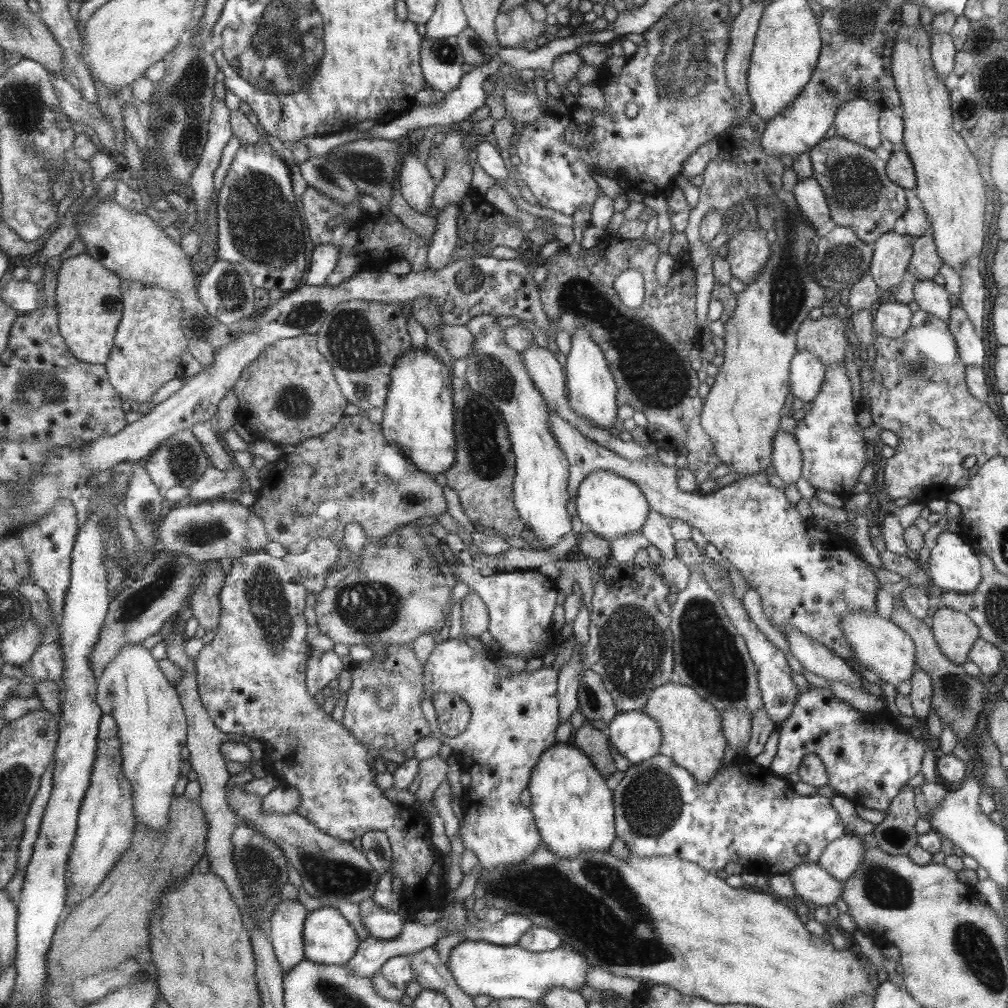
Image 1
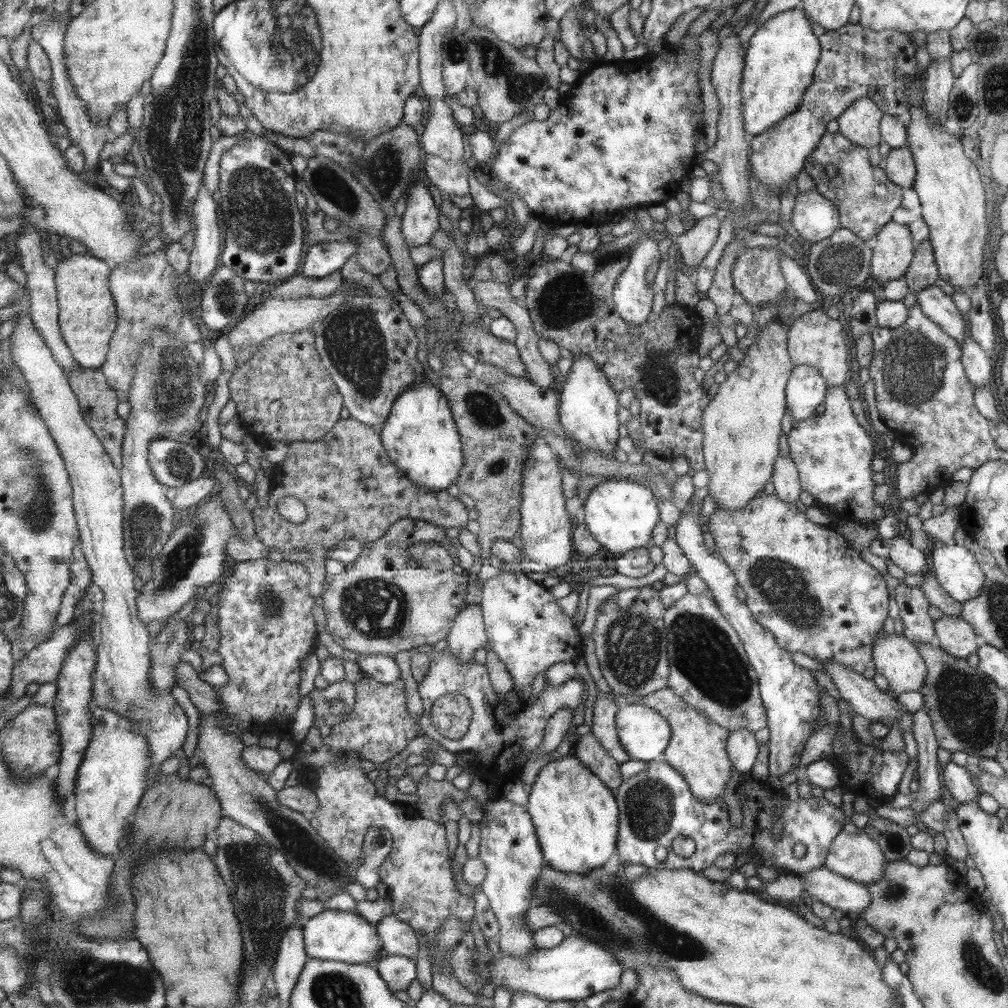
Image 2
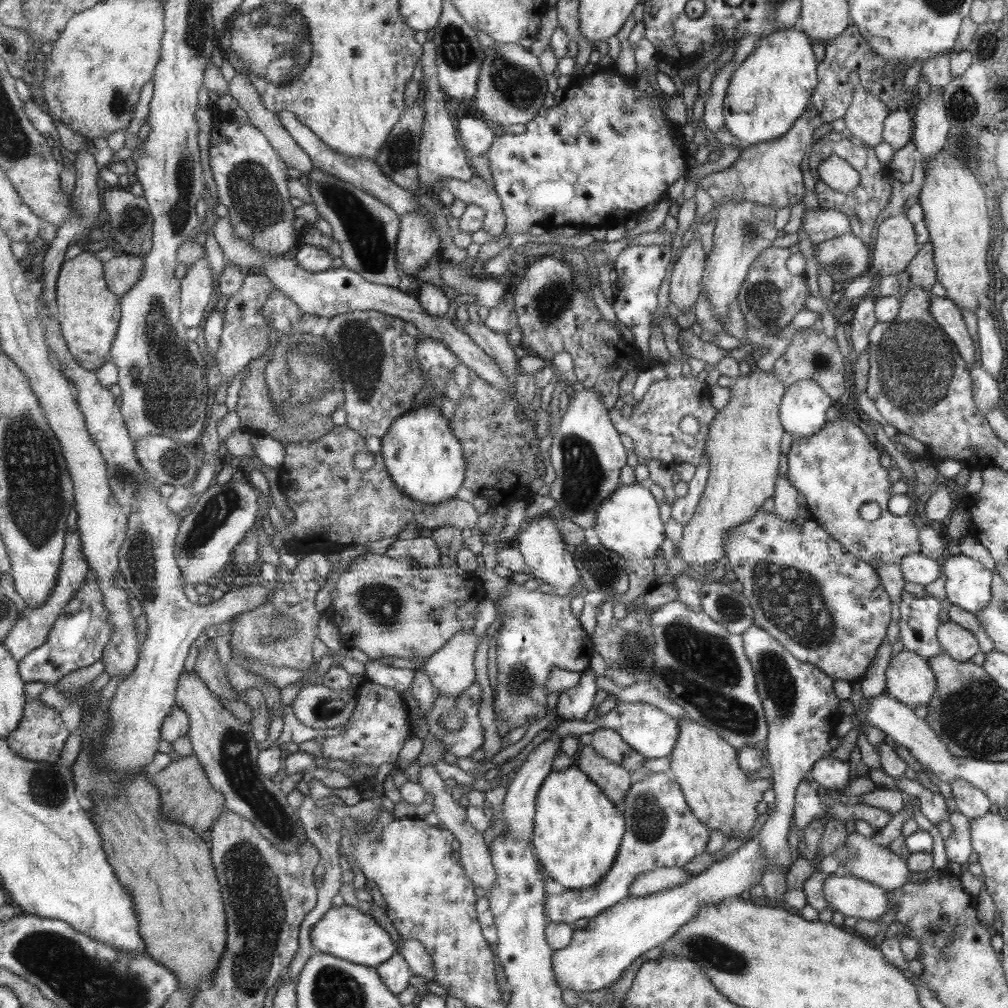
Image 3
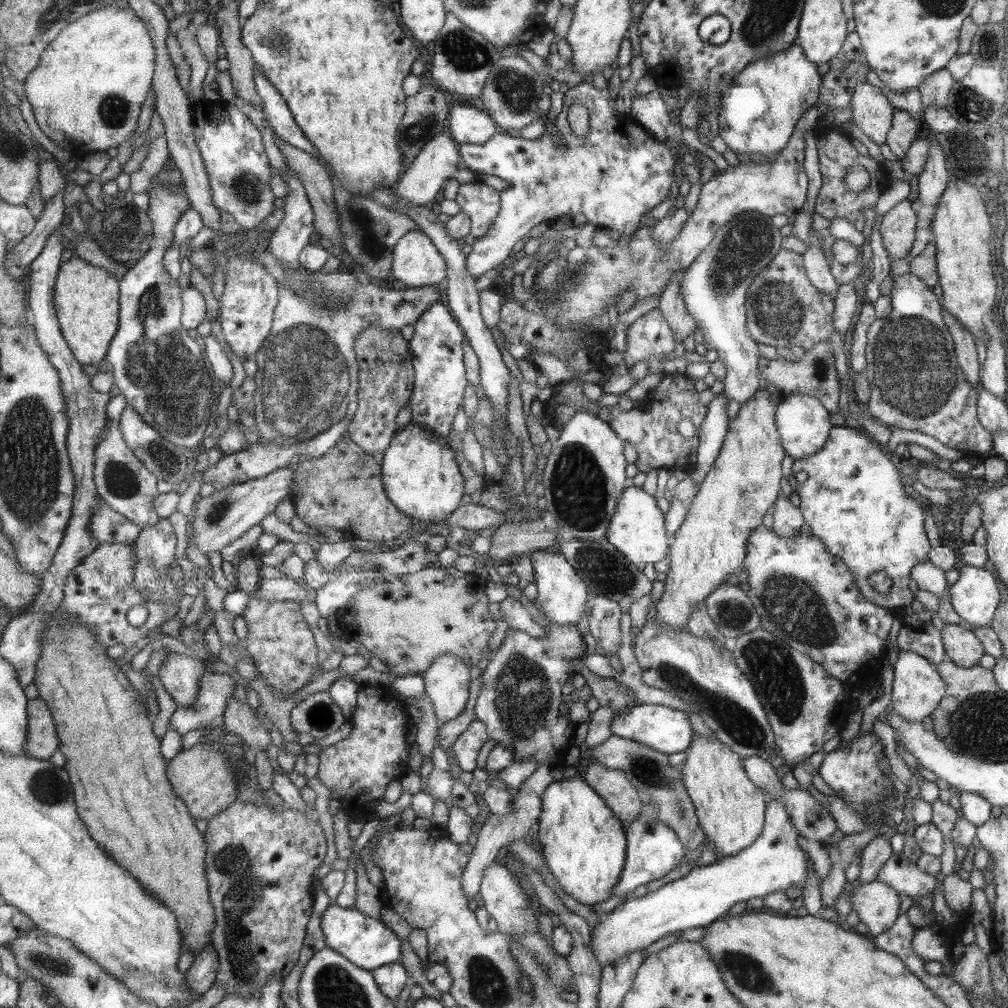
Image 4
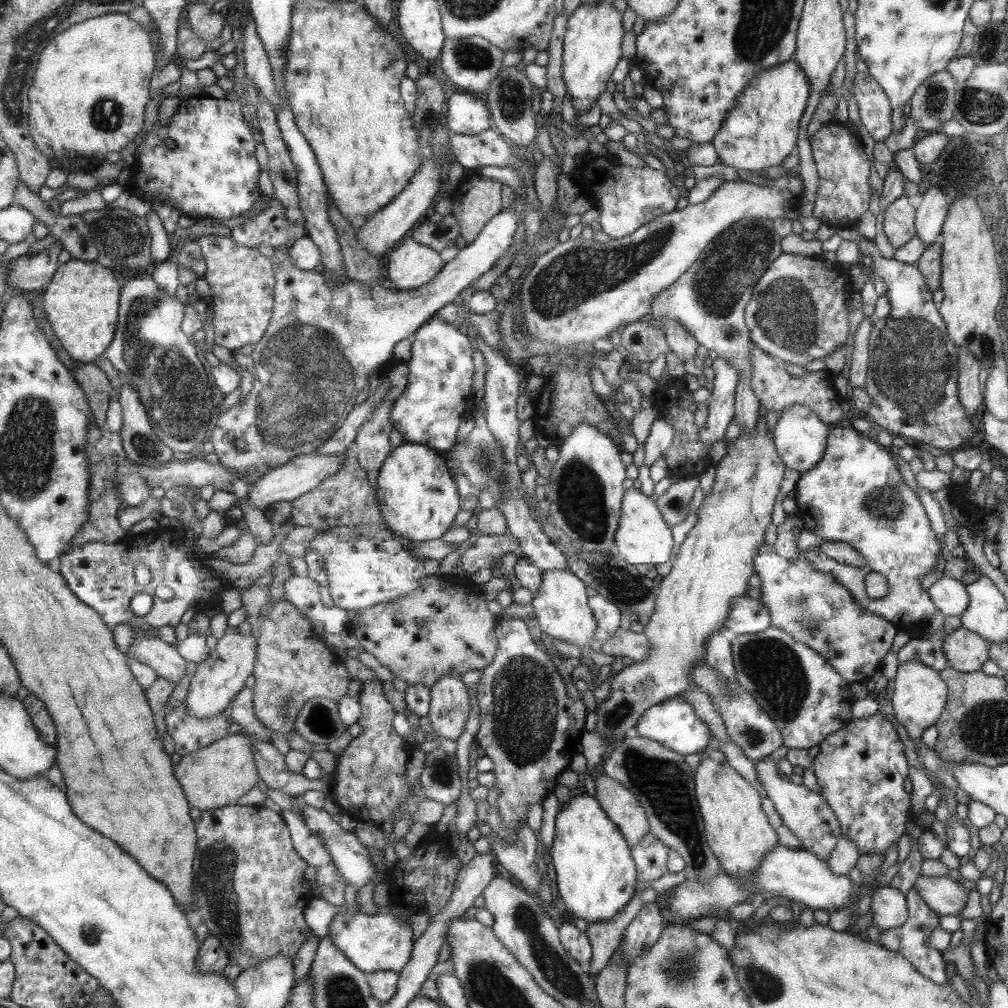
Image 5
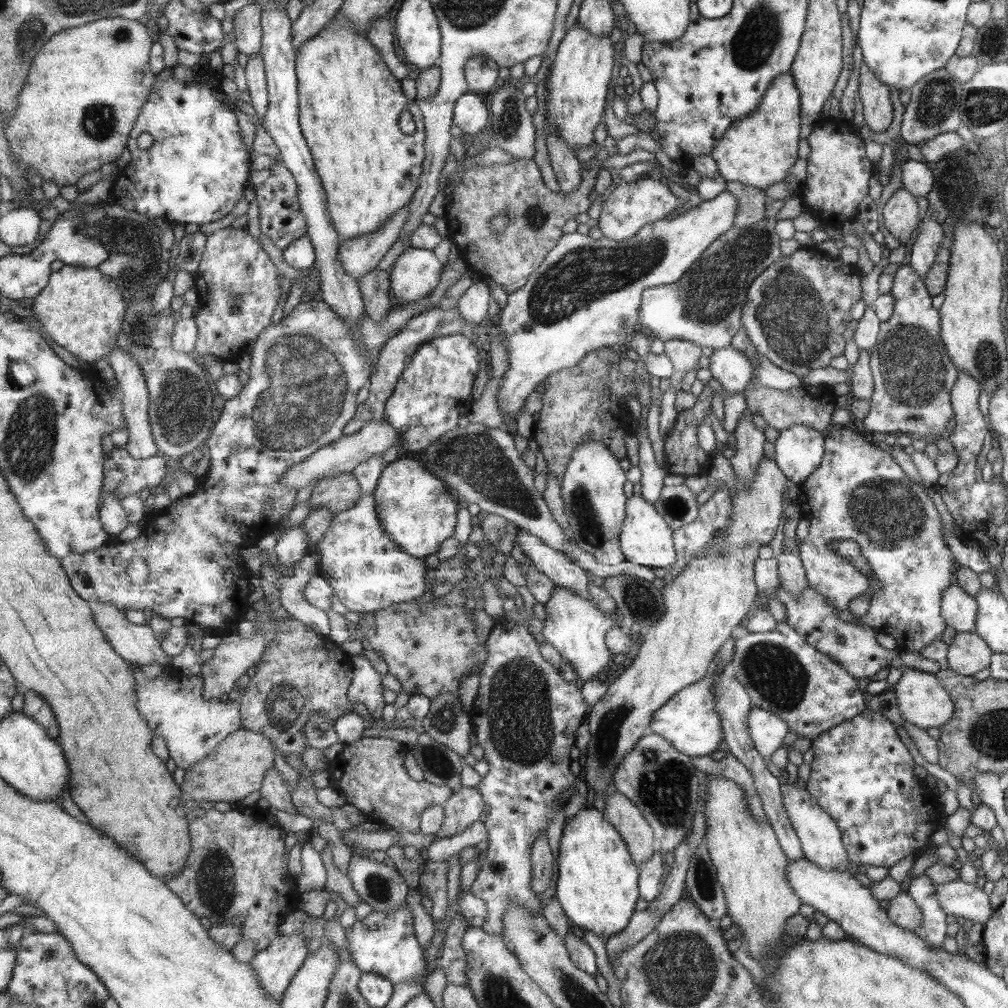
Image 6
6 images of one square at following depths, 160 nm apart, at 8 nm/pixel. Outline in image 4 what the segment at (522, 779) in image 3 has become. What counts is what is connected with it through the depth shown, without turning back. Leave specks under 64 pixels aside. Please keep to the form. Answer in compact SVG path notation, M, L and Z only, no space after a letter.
M518 787L510 800L510 809L504 815L491 815L486 818L482 827L478 829L477 842L472 848L466 868L463 869L462 891L464 895L472 896L472 898L477 896L479 884L483 880L483 872L494 862L498 849L511 845L517 839L523 839L523 836L529 832L531 824L538 819L540 812L540 796L524 787Z

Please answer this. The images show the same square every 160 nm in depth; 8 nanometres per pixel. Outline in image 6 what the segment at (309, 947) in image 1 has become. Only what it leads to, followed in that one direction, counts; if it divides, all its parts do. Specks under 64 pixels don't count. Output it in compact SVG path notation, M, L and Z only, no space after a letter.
M408 906L395 912L372 911L365 920L358 920L346 929L345 934L352 960L364 973L377 974L391 984L424 984L429 970L425 969L423 950L415 938L413 916Z

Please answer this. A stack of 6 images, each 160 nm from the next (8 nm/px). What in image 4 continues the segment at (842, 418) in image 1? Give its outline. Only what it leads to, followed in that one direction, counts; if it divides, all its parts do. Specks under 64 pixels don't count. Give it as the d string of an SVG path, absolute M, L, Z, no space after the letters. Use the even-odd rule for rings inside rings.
M846 426L832 427L822 449L813 456L794 460L787 477L792 492L798 494L801 501L798 510L804 524L809 525L811 532L822 540L832 555L839 557L848 566L867 601L895 612L900 608L908 611L913 597L907 589L909 571L918 562L927 561L927 552L930 552L929 542L923 532L921 506L913 498L905 496L899 478L895 466L887 456L879 452L873 442L869 442L857 430ZM876 572L883 572L891 580L891 586L886 593L879 594L868 583L869 576Z

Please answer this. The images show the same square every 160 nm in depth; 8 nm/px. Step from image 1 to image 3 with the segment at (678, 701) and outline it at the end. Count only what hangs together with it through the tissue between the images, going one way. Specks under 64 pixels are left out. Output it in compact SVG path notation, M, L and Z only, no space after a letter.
M685 716L677 720L678 723L678 738L675 739L675 744L673 750L670 752L669 757L669 768L668 772L671 774L675 782L679 784L682 792L685 796L685 801L688 804L690 811L702 822L706 824L708 830L721 830L723 834L725 834L725 840L730 837L740 837L742 840L745 840L744 836L748 833L749 829L755 824L755 818L757 813L755 812L755 806L757 802L761 800L761 792L763 790L767 790L769 788L769 780L765 779L765 788L757 788L759 784L763 784L763 782L759 782L759 779L754 781L749 781L745 775L745 773L738 767L738 760L735 760L735 750L731 744L727 742L722 736L719 736L719 733L716 733L713 729L707 728L707 725L699 724L697 721L692 721L689 717Z

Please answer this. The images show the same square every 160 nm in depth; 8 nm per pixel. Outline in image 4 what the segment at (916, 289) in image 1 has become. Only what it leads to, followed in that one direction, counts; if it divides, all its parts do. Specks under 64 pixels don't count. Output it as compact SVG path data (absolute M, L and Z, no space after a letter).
M943 311L943 320L946 321L946 328L955 341L955 352L958 354L959 366L971 388L979 389L979 362L973 346L971 333L961 324L950 312Z

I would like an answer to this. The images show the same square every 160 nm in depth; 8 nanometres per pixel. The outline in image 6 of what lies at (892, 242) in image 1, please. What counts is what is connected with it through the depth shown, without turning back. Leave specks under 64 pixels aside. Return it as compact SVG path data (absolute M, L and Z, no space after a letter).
M904 188L897 189L879 210L884 227L900 245L911 240L919 222L919 208L911 193L907 194Z

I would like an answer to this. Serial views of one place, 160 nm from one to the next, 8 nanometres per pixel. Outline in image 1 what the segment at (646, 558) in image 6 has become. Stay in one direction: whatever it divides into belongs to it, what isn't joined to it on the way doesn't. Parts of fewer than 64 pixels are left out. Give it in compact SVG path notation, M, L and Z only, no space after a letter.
M599 469L591 472L579 483L575 495L576 516L584 529L609 542L619 538L622 534L641 531L643 522L647 520L649 509L650 506L647 505L642 489L634 481L619 476L611 469Z

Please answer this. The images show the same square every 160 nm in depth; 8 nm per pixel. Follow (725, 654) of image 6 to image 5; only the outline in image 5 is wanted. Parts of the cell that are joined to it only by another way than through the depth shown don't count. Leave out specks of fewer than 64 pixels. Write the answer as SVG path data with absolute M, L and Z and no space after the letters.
M677 696L646 708L630 734L654 740L683 757L699 754L707 746L708 738L711 735L705 723L693 713L691 705Z

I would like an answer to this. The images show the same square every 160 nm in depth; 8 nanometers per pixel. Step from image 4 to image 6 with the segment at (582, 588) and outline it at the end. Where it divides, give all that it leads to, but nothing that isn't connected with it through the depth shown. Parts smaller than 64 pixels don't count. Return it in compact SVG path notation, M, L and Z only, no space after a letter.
M554 585L552 595L544 604L545 619L542 635L545 642L559 653L561 659L571 665L576 675L584 681L597 674L609 660L610 650L606 648L605 634L615 622L607 617L589 600L580 597L571 589Z

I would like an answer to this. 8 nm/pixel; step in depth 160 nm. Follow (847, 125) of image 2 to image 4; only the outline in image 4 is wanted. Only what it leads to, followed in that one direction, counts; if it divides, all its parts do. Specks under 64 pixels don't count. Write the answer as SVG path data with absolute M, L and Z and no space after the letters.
M867 83L858 84L850 98L852 123L873 144L886 142L885 133L891 126L894 109L878 87Z

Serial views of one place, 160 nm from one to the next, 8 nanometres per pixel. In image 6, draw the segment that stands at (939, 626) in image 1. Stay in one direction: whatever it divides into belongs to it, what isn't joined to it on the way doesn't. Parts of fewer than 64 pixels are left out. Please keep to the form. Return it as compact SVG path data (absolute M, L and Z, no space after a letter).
M975 632L956 633L948 645L946 662L957 674L971 676L990 664L990 645Z

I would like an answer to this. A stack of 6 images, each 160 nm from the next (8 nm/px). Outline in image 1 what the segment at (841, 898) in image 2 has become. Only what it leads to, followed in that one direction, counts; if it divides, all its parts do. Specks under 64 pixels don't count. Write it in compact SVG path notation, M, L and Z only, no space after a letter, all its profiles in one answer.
M816 862L799 864L786 875L793 885L794 894L817 907L835 904L835 899L843 891L843 884L835 881Z

